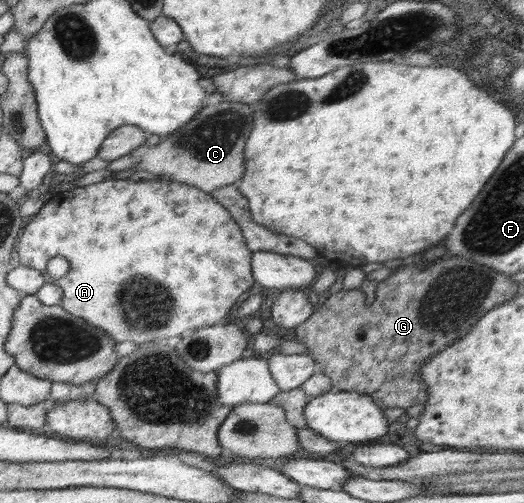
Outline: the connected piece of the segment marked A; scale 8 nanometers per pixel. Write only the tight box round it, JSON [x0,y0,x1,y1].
[17,180,256,344]

